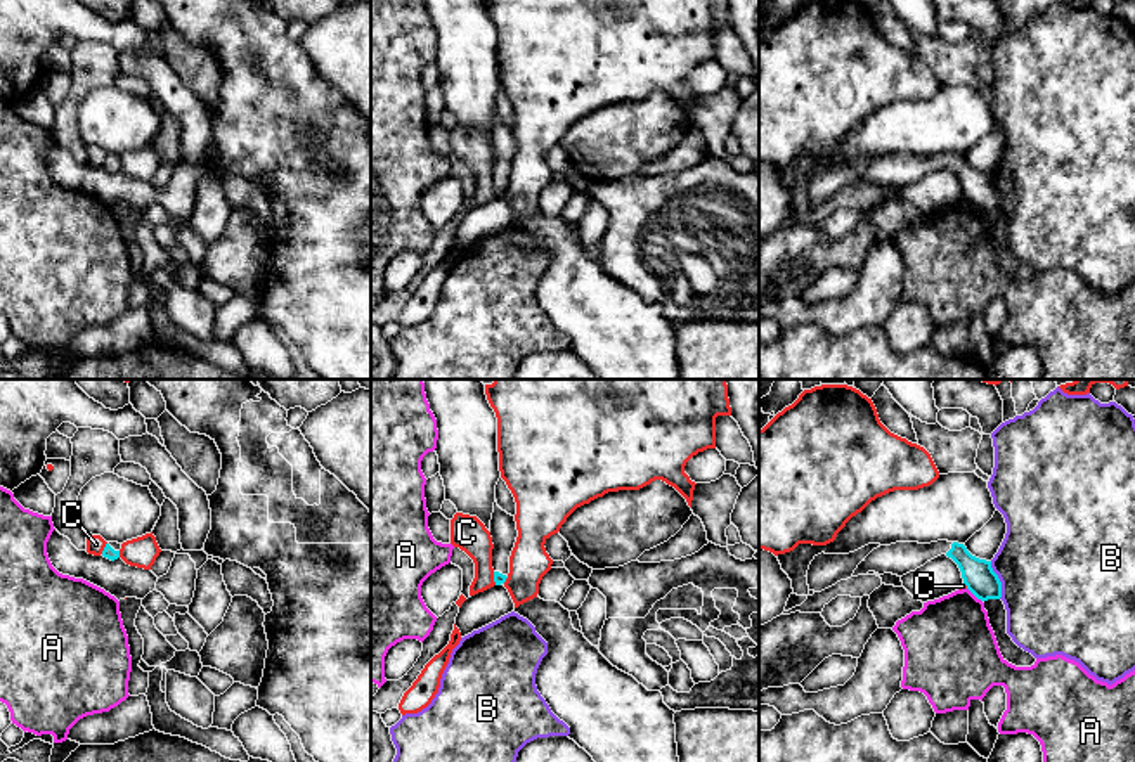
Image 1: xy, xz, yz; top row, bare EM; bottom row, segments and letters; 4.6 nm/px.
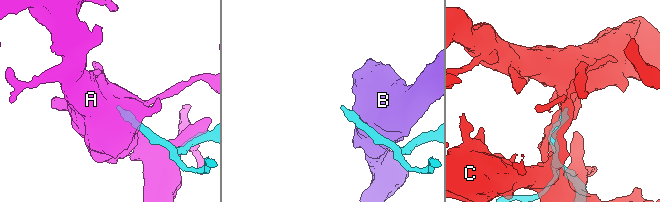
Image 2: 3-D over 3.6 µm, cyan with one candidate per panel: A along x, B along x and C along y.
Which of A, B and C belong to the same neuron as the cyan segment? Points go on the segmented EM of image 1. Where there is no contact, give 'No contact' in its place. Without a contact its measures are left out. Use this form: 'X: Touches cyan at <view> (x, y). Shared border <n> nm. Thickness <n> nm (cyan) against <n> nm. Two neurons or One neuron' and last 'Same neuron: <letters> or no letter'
A: Touches cyan at yz (974, 594). Shared border 100 nm. Thickness 150 nm (cyan) against 400 nm. Two neurons
B: Touches cyan at yz (998, 581). Shared border 180 nm. Thickness 150 nm (cyan) against 480 nm. Two neurons
C: Touches cyan at xy (104, 548). Shared border 60 nm. Thickness 60 nm (cyan) against 90 nm. Two neurons
Same neuron: no letter

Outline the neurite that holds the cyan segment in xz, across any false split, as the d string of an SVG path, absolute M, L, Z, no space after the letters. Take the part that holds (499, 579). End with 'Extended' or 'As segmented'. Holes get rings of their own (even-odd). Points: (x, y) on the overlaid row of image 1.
M494 502L494 513L490 520L490 537L492 537L492 568L494 582L501 585L506 582L509 573L509 556L515 547L518 530L515 516L508 514Z. Extended

